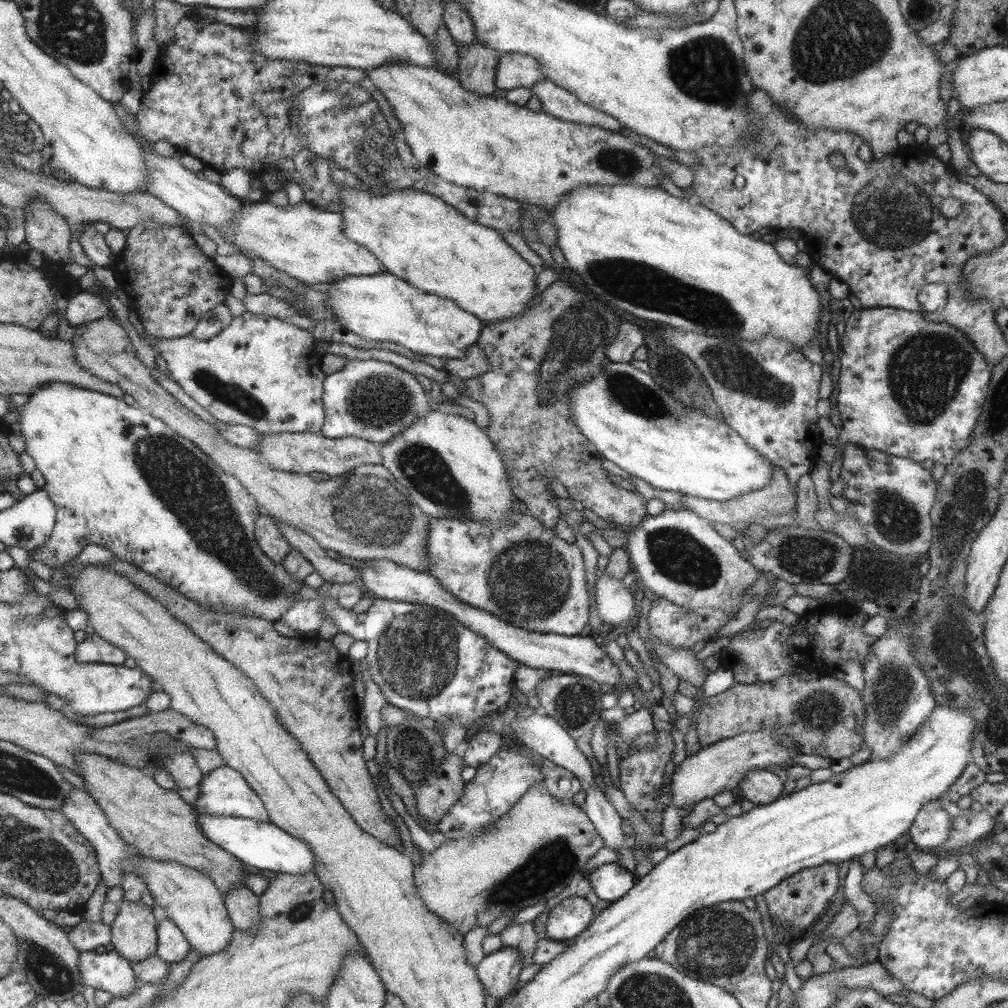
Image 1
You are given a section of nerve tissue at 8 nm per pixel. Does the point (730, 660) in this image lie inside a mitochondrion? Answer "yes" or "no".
no

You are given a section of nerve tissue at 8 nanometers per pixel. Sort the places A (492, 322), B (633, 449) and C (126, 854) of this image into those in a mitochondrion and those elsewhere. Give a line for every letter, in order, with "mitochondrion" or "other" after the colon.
A: other
B: other
C: other

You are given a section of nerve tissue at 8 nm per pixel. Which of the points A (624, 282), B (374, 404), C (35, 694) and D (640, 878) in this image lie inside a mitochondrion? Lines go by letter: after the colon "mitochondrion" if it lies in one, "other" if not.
A: mitochondrion
B: mitochondrion
C: other
D: other

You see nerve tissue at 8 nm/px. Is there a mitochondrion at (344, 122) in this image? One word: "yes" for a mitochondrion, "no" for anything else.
yes

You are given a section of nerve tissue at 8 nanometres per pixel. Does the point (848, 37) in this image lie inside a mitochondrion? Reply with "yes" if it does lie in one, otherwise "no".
yes

